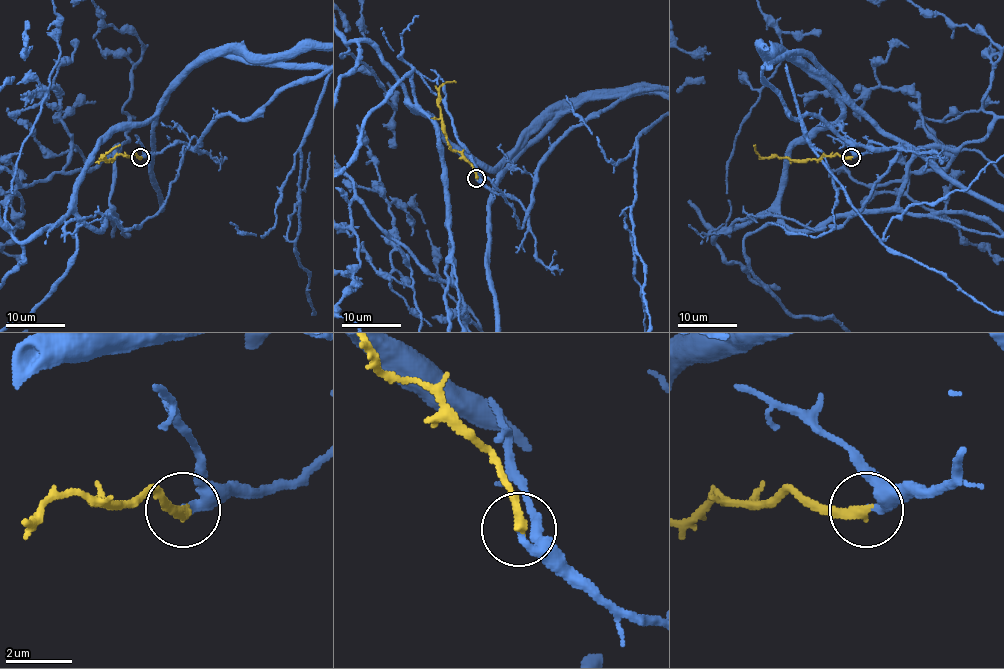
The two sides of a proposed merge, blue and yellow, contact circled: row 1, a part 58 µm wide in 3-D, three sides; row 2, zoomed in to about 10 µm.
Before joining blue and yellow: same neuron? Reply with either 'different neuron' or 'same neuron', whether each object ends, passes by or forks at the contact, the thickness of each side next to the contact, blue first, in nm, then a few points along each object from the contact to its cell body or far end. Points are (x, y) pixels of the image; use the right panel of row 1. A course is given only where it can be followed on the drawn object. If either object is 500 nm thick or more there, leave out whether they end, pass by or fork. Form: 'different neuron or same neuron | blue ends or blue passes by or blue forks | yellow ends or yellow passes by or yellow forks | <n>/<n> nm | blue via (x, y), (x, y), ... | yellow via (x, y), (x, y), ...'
same neuron | blue ends | yellow ends | 300/300 nm | blue via (852, 157), (883, 145), (792, 116), (762, 80), (770, 63), (805, 54) | yellow via (850, 157), (837, 154), (793, 160), (761, 157), (755, 151), (755, 144)

